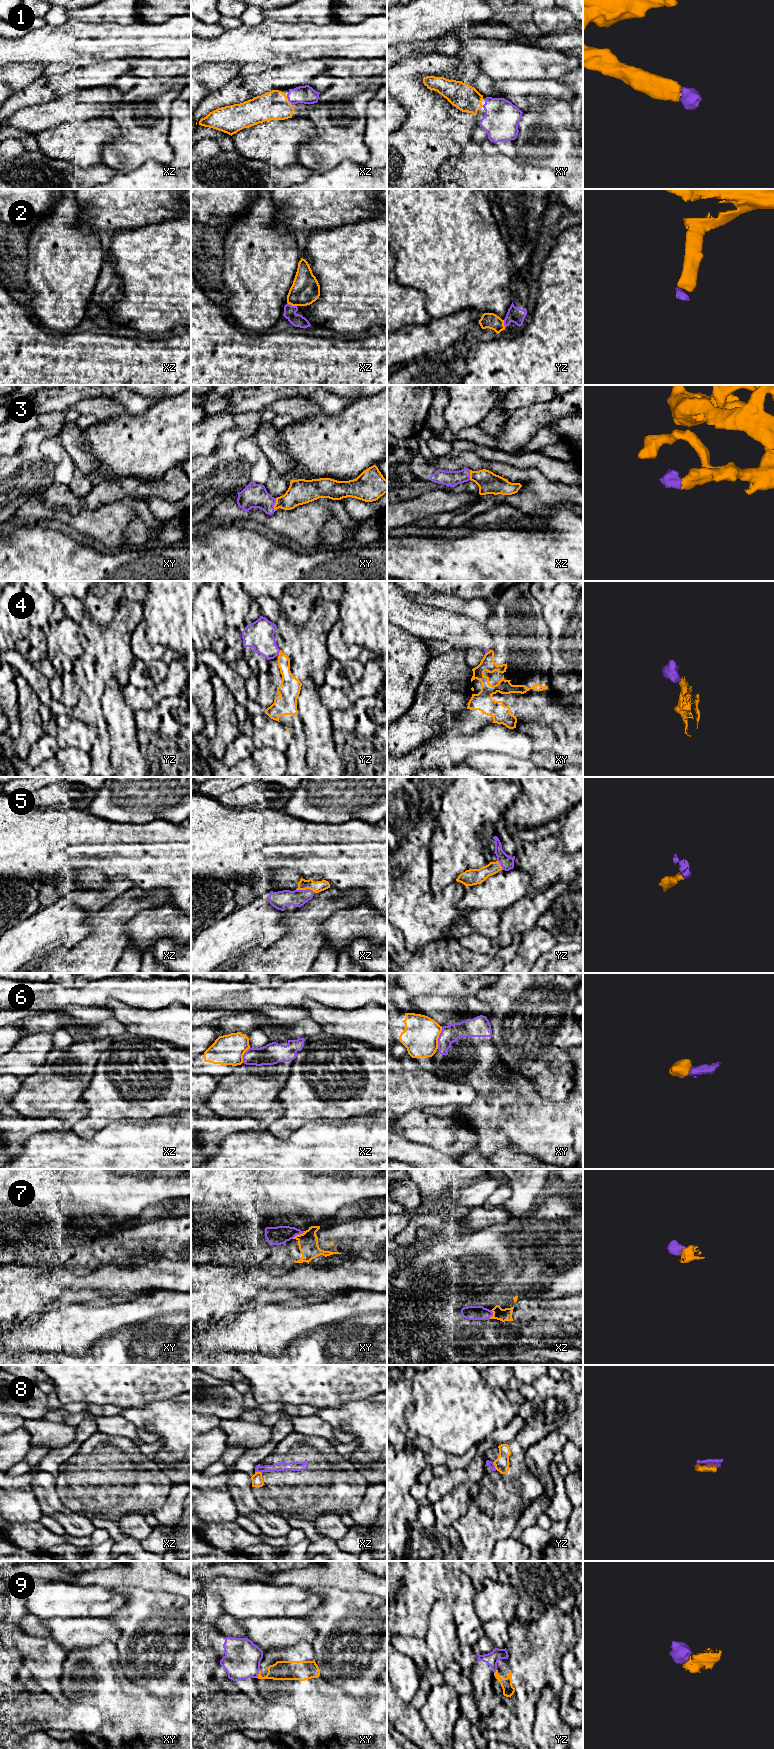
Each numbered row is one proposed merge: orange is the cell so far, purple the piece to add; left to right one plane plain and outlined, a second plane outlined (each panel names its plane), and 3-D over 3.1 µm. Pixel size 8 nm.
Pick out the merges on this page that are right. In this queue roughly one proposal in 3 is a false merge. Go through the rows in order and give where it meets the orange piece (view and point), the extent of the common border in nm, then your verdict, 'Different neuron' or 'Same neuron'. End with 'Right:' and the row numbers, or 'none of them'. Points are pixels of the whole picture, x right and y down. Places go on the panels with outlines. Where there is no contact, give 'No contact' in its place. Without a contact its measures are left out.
1: Touches orange at xz (289, 102). Shared border 50 nm. Same neuron
2: Touches orange at xz (292, 305). Shared border 90 nm. Same neuron
3: Touches orange at xy (275, 504). Shared border 110 nm. Same neuron
4: Touches orange at yz (279, 652). Shared border 40 nm. Different neuron
5: Touches orange at xz (304, 889). Shared border 140 nm. Same neuron
6: Touches orange at xy (438, 1037). Shared border 180 nm. Different neuron
7: Touches orange at xy (298, 1235). Shared border 120 nm. Same neuron
8: Touches orange at yz (495, 1466). Shared border 70 nm. Same neuron
9: Touches orange at xy (259, 1673). Shared border 80 nm. Different neuron
Right: 1, 2, 3, 5, 7, 8

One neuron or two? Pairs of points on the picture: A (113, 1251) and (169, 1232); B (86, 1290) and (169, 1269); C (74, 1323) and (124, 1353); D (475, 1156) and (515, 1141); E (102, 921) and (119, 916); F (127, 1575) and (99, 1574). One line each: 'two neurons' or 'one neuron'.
A: one neuron
B: one neuron
C: two neurons
D: two neurons
E: one neuron
F: one neuron

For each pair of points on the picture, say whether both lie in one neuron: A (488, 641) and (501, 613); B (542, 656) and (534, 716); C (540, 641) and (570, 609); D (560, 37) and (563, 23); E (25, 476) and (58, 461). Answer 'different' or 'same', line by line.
A: same
B: same
C: different
D: different
E: different

